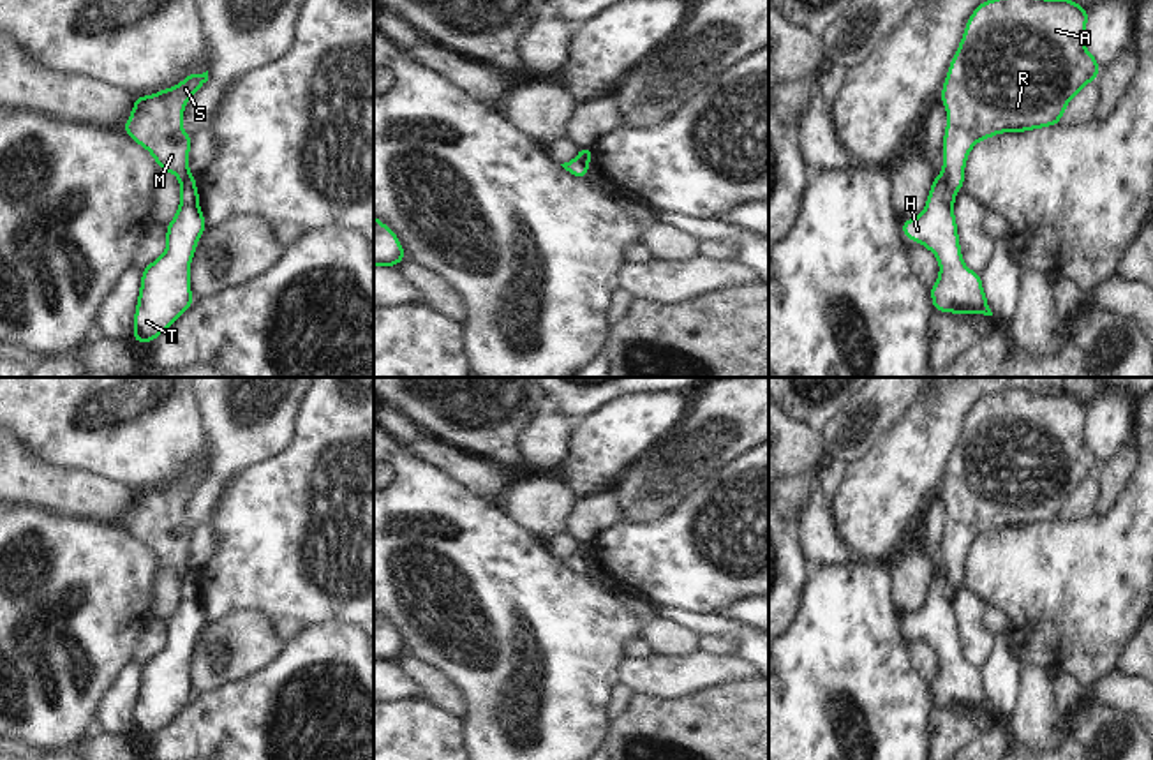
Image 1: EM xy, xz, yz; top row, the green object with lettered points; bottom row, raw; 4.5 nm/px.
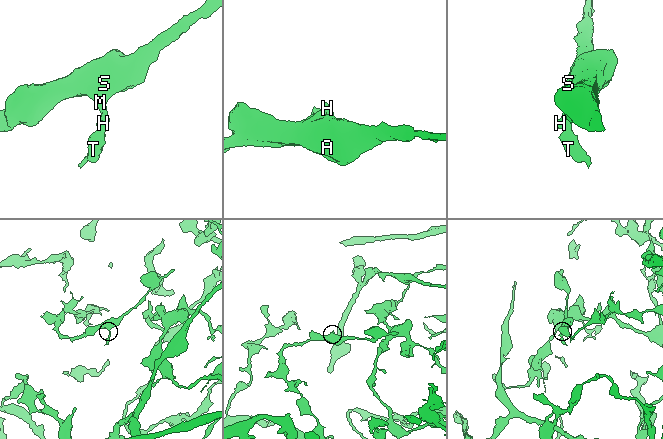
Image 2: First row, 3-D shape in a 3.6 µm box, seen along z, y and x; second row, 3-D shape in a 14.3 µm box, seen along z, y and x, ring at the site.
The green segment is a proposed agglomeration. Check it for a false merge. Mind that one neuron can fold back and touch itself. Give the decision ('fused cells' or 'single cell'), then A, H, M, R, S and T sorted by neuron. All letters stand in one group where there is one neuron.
fused cells | A M R S / H T

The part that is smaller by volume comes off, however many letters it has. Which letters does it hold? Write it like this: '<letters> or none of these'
H, T

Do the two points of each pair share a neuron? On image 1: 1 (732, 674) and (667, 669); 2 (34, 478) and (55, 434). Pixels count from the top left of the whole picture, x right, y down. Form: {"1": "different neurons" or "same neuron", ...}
{"1": "same neuron", "2": "different neurons"}

